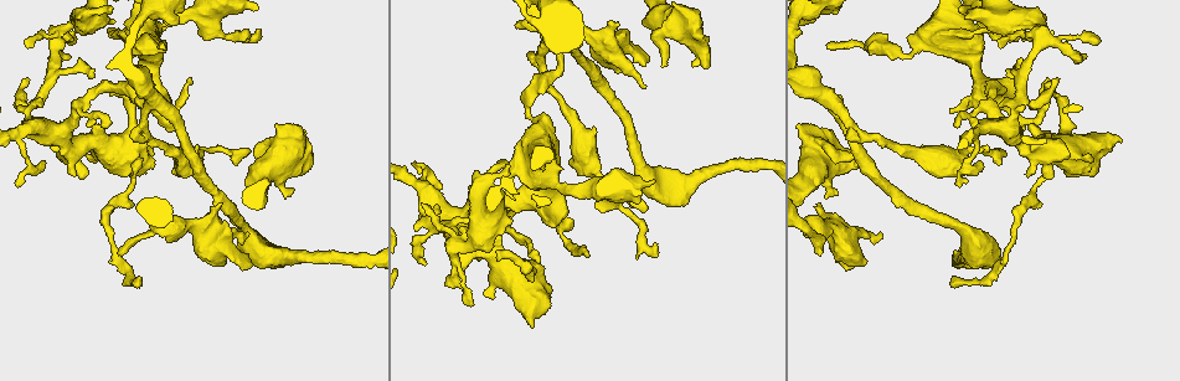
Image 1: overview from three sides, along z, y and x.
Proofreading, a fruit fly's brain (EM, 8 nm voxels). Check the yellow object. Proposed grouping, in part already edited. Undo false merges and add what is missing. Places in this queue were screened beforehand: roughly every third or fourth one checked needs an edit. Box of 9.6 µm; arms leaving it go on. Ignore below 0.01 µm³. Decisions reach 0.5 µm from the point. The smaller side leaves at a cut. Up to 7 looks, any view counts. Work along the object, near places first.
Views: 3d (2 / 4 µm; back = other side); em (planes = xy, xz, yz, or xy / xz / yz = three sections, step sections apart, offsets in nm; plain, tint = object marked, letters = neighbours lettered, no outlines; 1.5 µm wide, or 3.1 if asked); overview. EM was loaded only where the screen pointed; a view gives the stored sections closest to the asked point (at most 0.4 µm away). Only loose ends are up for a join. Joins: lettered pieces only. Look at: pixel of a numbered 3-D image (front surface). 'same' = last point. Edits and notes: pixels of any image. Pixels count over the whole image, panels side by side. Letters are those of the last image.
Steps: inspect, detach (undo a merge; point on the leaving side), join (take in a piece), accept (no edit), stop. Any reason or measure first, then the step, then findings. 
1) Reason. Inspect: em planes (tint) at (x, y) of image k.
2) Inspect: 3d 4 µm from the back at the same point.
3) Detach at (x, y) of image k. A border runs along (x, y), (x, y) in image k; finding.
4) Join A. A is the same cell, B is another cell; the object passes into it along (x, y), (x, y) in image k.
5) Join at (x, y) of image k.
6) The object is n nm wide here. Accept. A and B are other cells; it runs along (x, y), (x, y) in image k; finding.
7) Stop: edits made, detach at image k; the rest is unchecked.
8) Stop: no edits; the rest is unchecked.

Three-way junction. Inspect: 3d 2 µm from the back at (974, 136) of image 1.

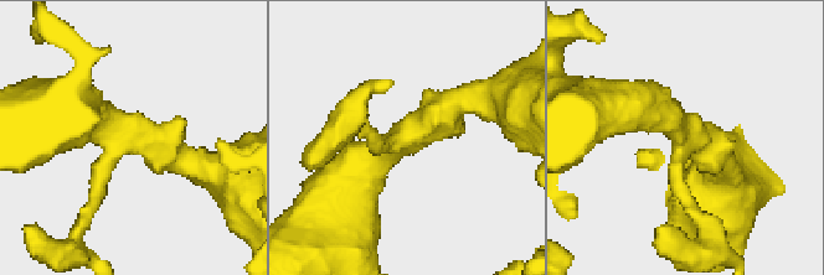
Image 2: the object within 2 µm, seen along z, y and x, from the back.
3 arms meet here. Inspect: em planes (plain) at (109, 132) of image 2.

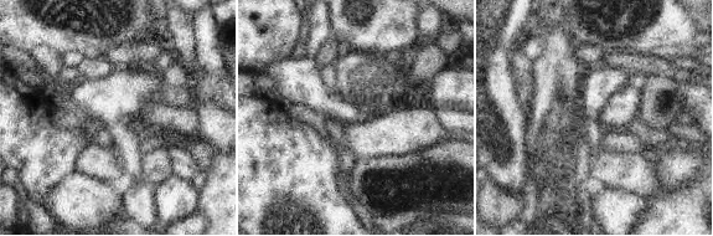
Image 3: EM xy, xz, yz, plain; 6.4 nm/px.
What lies round it. Inspect: em planes (letters) at the same point.

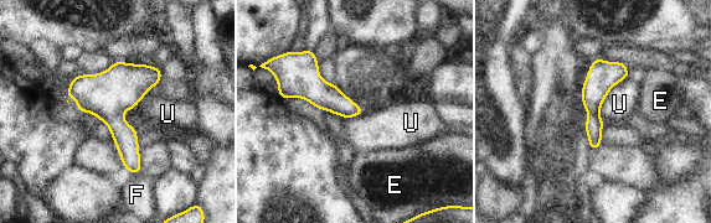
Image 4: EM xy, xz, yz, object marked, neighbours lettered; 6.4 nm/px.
Accept. E, F and U are other cells; a border runs along (629, 76), (606, 97), (604, 123) in image 4; continuous, no second neuron.

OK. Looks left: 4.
Sudden change in width. Inspect: em planes (letters) at (905, 56) of image 1.

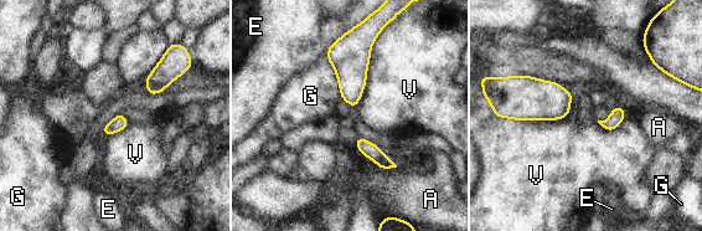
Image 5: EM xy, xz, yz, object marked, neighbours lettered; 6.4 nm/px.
Accept. A, E, G and V are other cells; a border runs along (573, 96), (559, 119), (504, 118) in image 5; continuous, no second neuron.

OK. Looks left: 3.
Branch stops here. Inspect: 3d 2 µm at (661, 66) of image 1.

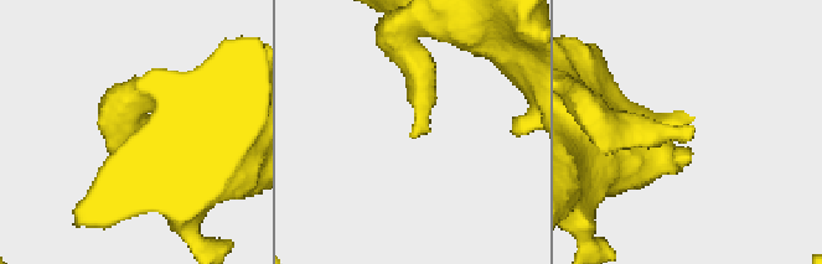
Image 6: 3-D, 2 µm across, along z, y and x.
Inspect: em xz step 4 (letters) at (693, 128) of image 6.

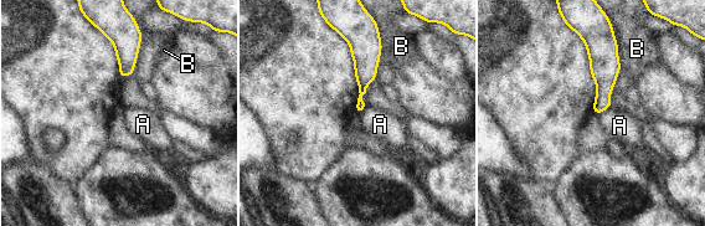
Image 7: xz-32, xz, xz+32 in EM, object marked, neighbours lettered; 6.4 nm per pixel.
Inspect: em planes (letters) at the same point.

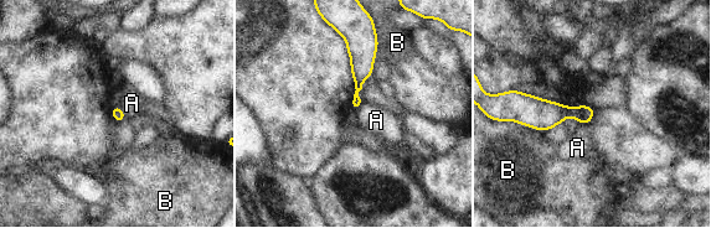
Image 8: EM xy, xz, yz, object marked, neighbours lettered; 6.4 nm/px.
Accept. A and B are other cells; no lettered piece goes on from it.

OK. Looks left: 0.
Stop: no edits; the rest is unchecked.

